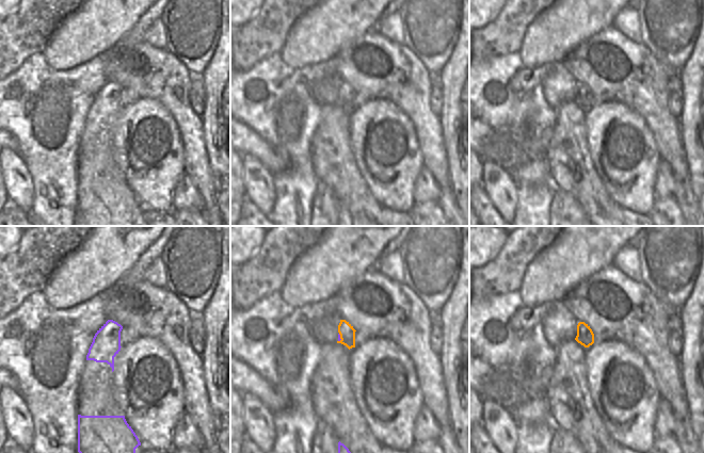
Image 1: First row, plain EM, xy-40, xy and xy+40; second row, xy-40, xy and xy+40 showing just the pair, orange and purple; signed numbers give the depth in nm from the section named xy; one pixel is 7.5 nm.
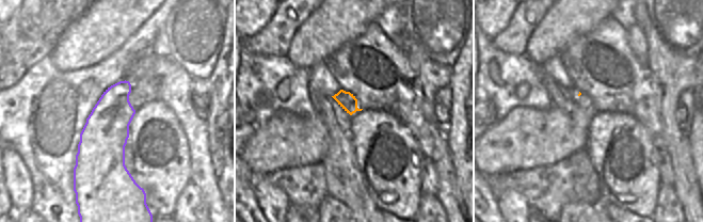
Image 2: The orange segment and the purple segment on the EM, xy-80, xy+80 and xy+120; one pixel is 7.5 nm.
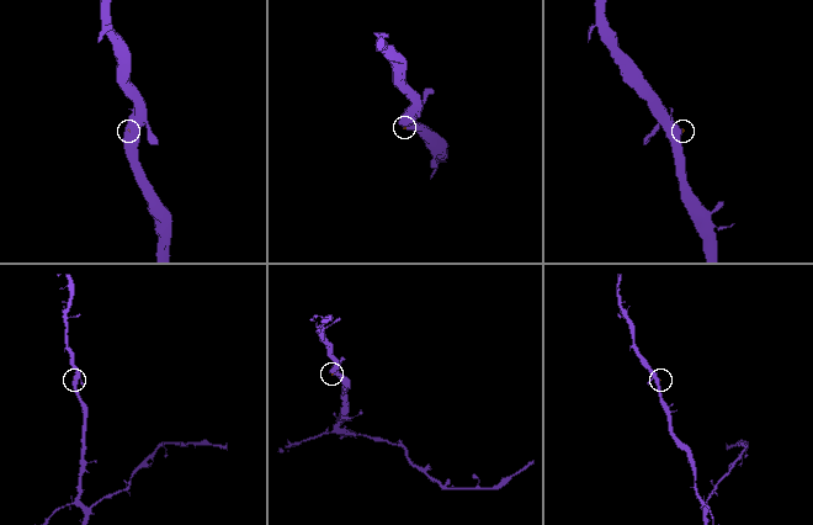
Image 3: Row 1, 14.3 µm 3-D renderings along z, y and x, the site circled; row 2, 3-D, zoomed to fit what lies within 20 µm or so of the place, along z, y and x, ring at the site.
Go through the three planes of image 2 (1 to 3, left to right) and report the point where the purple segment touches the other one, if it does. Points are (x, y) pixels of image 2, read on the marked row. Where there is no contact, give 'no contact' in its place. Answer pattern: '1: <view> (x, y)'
1: no contact
2: no contact
3: no contact

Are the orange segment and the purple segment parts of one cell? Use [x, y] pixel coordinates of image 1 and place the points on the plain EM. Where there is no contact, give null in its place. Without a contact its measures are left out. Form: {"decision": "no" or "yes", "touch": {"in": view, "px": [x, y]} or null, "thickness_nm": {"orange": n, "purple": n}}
{"decision": "no", "touch": {"in": "xy", "px": [340, 99]}, "thickness_nm": {"orange": 120, "purple": 20}}

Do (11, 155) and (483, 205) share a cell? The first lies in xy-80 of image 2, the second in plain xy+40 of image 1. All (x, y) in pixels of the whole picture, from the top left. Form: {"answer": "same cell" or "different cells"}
{"answer": "different cells"}

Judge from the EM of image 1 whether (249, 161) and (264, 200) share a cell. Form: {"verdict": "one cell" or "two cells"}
{"verdict": "one cell"}

